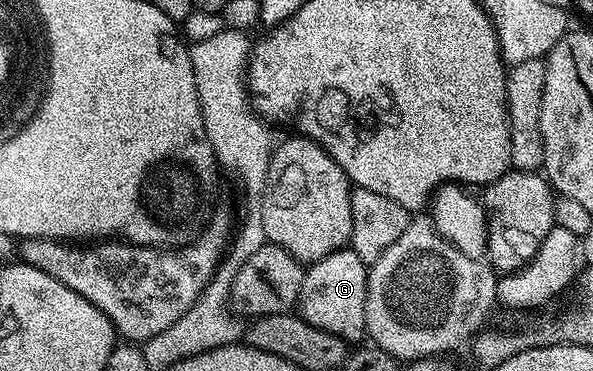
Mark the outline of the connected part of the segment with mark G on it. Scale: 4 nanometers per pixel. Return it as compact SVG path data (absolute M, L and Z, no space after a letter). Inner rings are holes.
M351 249L336 251L317 263L308 264L297 298L301 318L315 325L315 329L327 329L327 333L335 333L350 345L360 344L367 335L365 310L368 280L369 267Z

